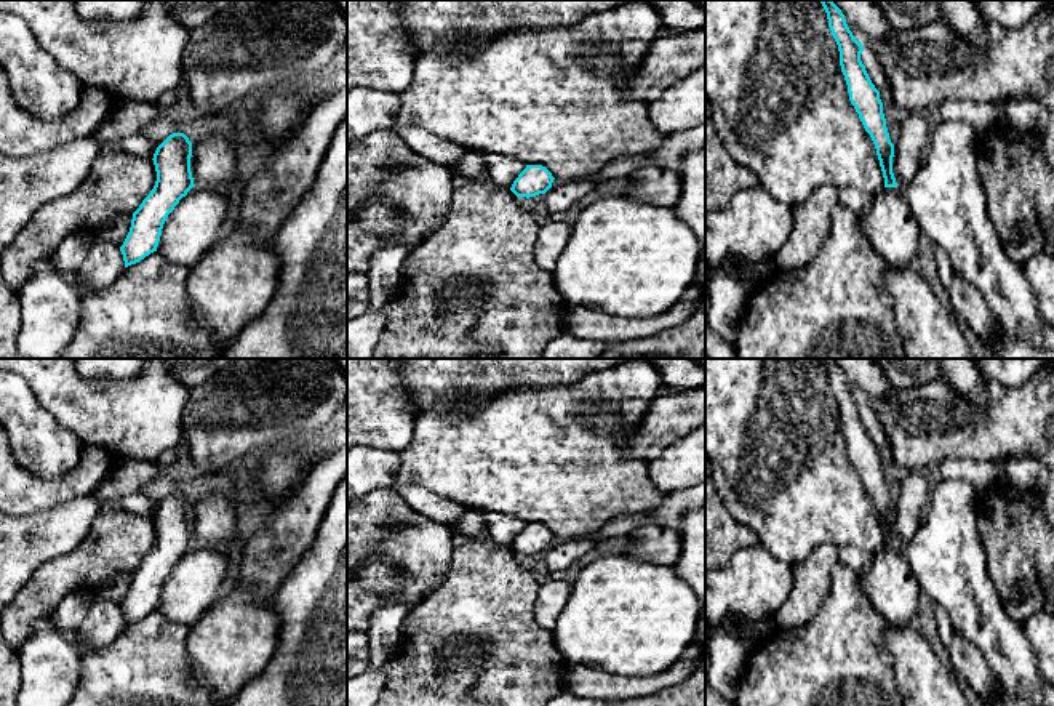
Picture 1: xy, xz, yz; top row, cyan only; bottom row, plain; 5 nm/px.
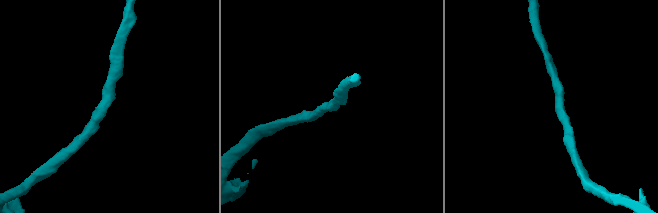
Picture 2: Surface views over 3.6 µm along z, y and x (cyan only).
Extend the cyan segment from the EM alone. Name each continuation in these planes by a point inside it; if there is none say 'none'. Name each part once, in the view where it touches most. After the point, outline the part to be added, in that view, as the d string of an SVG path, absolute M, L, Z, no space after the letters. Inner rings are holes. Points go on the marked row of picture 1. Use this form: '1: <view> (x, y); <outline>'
none

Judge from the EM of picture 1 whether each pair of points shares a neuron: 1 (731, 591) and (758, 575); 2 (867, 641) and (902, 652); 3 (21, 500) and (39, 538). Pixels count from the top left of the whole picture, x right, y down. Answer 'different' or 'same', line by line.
1: same
2: different
3: different

